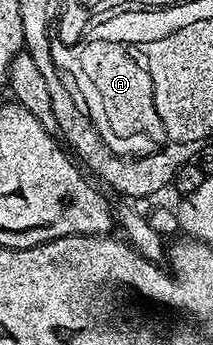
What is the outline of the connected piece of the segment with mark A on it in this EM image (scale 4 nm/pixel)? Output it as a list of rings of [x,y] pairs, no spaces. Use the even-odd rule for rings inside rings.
[[[90,37],[81,43],[72,44],[71,47],[65,47],[60,41],[55,42],[54,63],[68,77],[76,77],[75,83],[80,83],[72,85],[73,90],[80,96],[86,112],[93,117],[94,130],[104,141],[104,145],[108,145],[108,149],[123,157],[150,157],[161,143],[167,142],[160,113],[156,113],[154,82],[149,66],[142,61],[132,65],[132,61],[128,61],[124,53],[116,49],[113,38]],[[90,49],[104,49],[108,59],[102,67],[88,69],[88,75],[84,61],[88,61]]]

